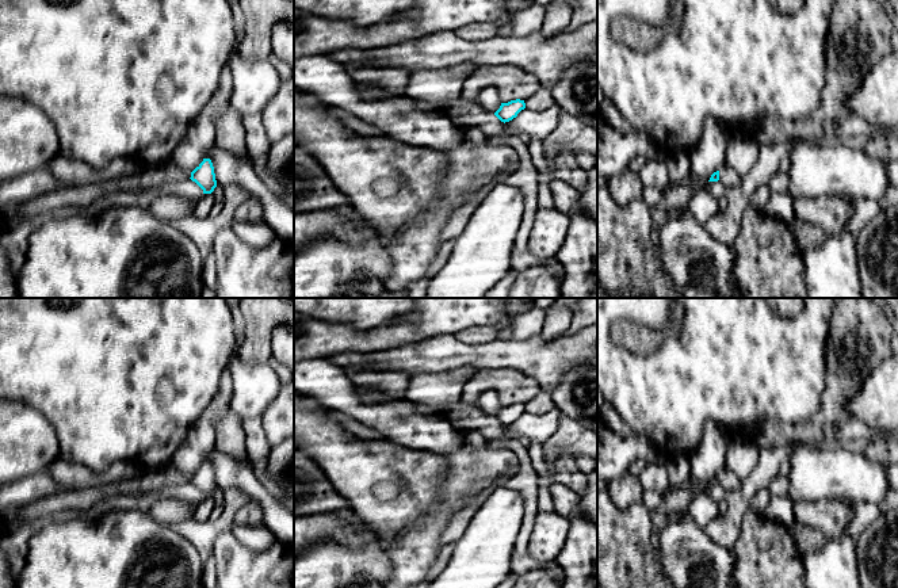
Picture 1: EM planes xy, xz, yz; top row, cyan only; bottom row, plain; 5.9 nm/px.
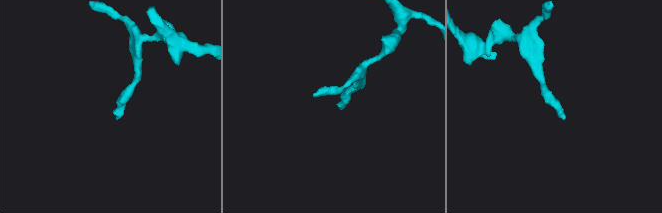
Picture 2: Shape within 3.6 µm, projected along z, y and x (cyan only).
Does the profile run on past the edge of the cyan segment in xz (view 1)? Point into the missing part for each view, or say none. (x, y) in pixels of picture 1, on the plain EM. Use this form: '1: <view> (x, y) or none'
1: none

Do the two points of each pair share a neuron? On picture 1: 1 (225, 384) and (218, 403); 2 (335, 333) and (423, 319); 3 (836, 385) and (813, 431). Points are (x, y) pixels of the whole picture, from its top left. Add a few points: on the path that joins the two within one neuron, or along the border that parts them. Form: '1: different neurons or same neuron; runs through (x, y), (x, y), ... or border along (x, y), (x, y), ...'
1: same neuron; runs through (225, 388), (221, 398)
2: same neuron; runs through (356, 338), (386, 338), (401, 332)
3: same neuron; runs through (835, 396), (833, 409), (824, 420)

